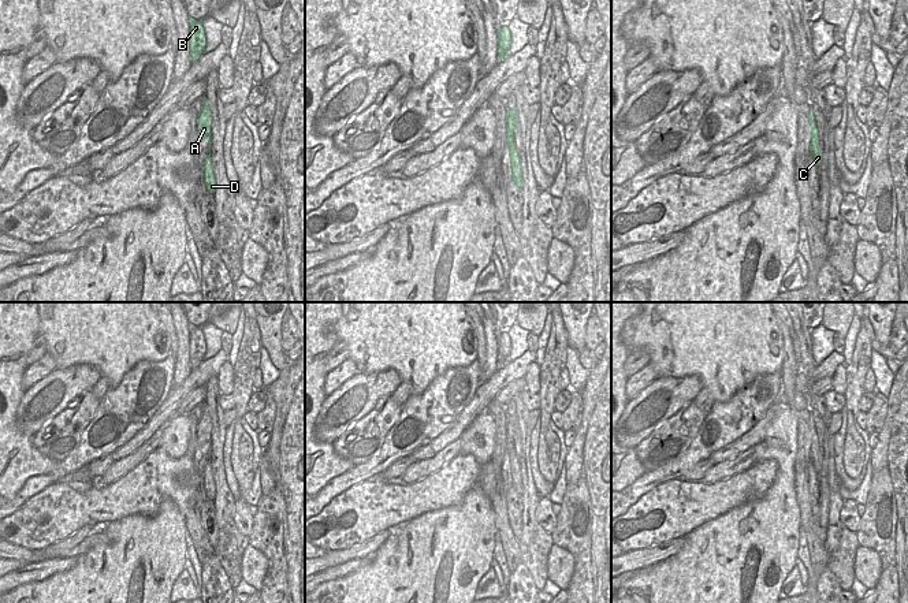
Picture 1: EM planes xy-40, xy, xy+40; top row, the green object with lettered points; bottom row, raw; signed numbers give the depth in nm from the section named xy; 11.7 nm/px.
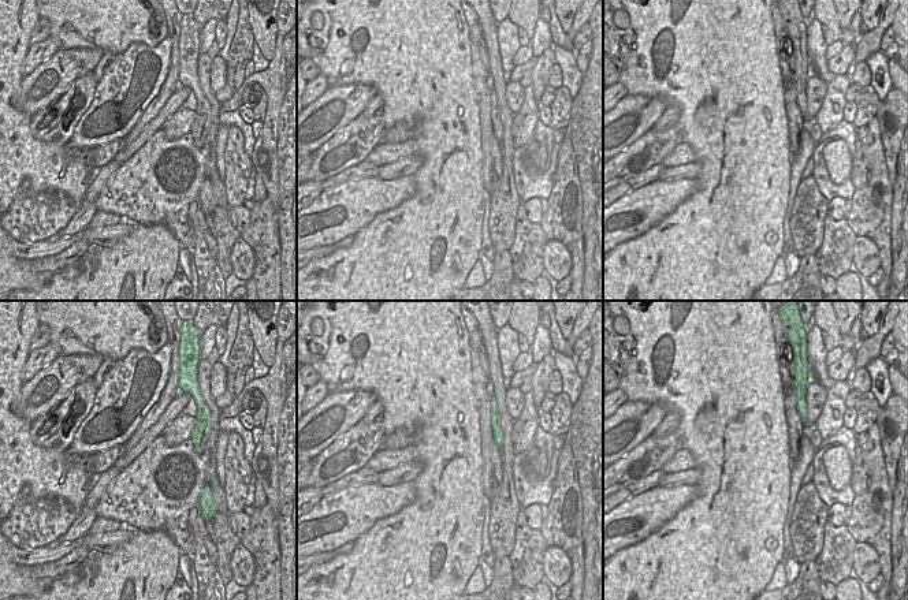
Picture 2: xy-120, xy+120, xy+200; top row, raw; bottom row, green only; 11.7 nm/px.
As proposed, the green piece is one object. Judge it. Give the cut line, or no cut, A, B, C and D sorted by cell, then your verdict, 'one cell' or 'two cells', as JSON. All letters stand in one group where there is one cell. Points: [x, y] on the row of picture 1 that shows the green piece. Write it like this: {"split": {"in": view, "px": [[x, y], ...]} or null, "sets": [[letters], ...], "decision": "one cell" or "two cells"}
{"split": {"in": "xy", "px": [[514, 148], [510, 151]]}, "sets": [["A", "B"], ["C", "D"]], "decision": "two cells"}

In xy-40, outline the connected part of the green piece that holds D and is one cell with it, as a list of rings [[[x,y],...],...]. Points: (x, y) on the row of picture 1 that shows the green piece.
[[[211,152],[204,161],[202,172],[204,172],[205,185],[206,185],[208,191],[211,194],[215,194],[215,191],[216,191],[216,178],[215,178],[215,174],[213,174]]]

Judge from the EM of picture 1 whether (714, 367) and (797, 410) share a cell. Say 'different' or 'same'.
different

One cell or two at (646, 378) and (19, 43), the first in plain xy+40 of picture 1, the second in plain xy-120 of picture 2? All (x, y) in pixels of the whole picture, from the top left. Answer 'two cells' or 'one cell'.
two cells

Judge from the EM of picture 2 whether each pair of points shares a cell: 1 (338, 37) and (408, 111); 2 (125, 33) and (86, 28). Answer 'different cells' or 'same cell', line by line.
1: same cell
2: same cell

